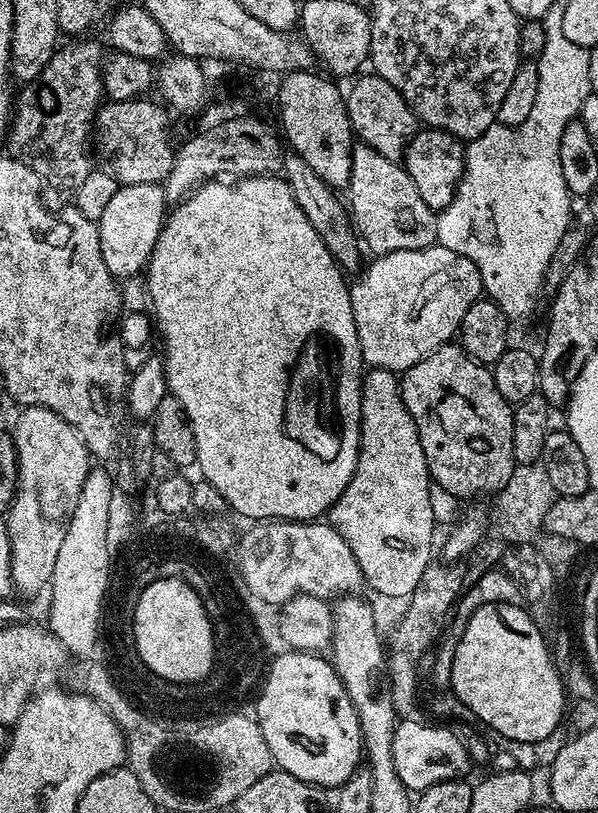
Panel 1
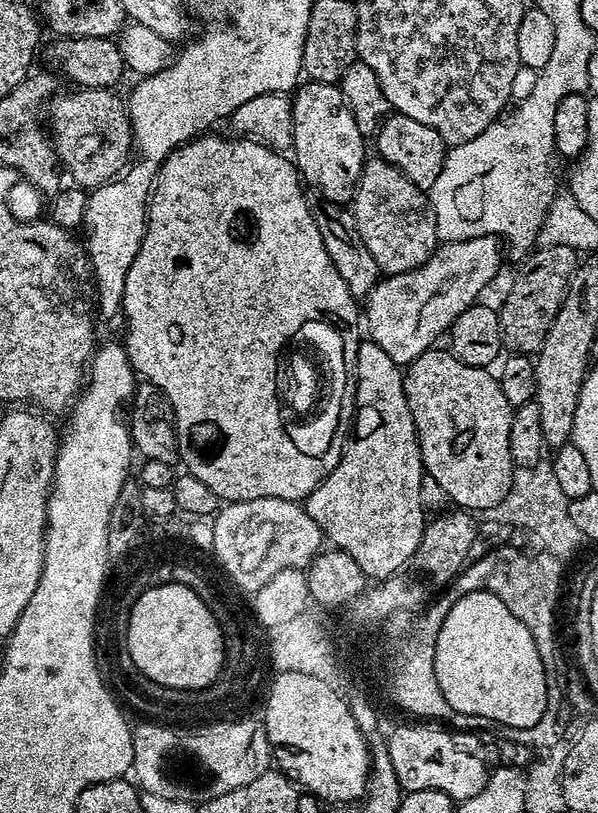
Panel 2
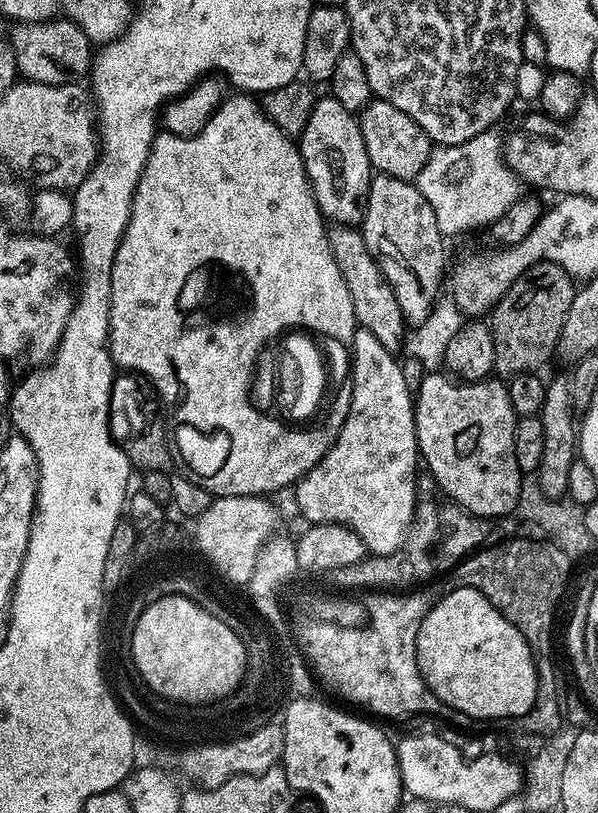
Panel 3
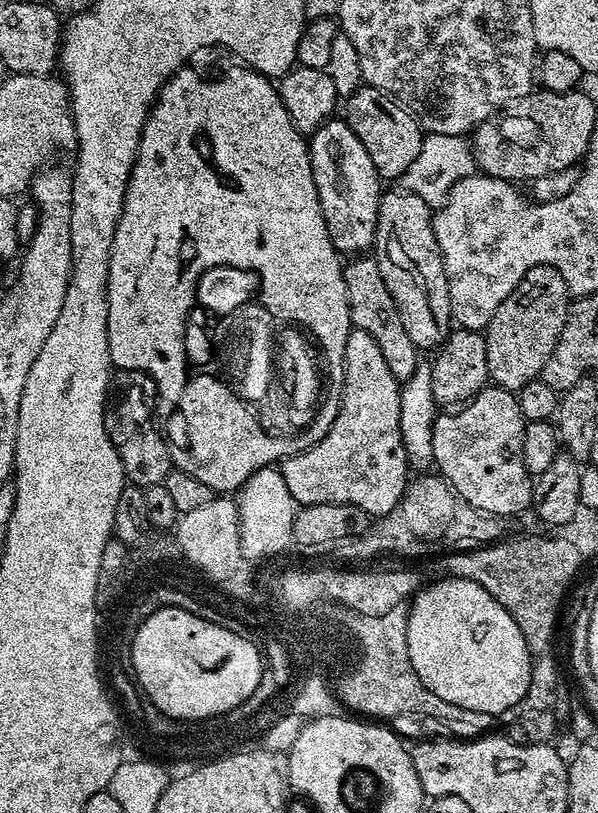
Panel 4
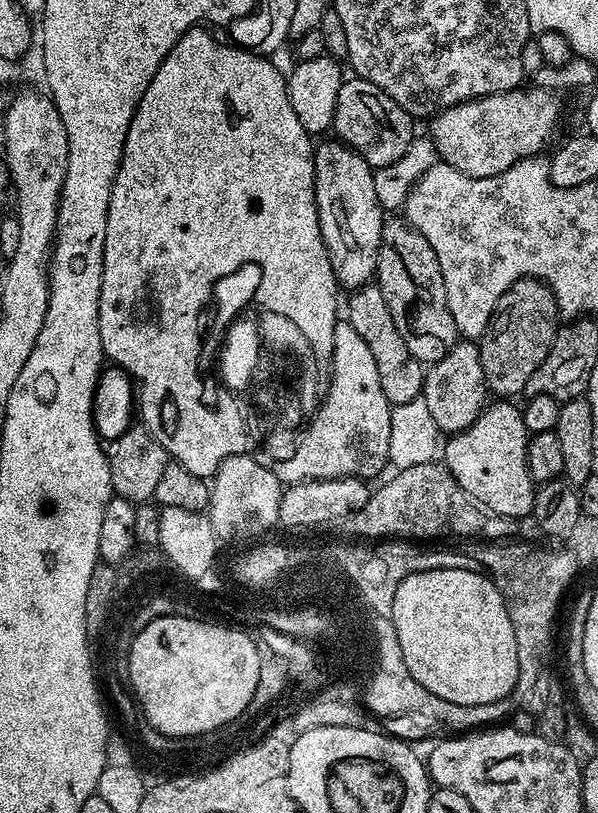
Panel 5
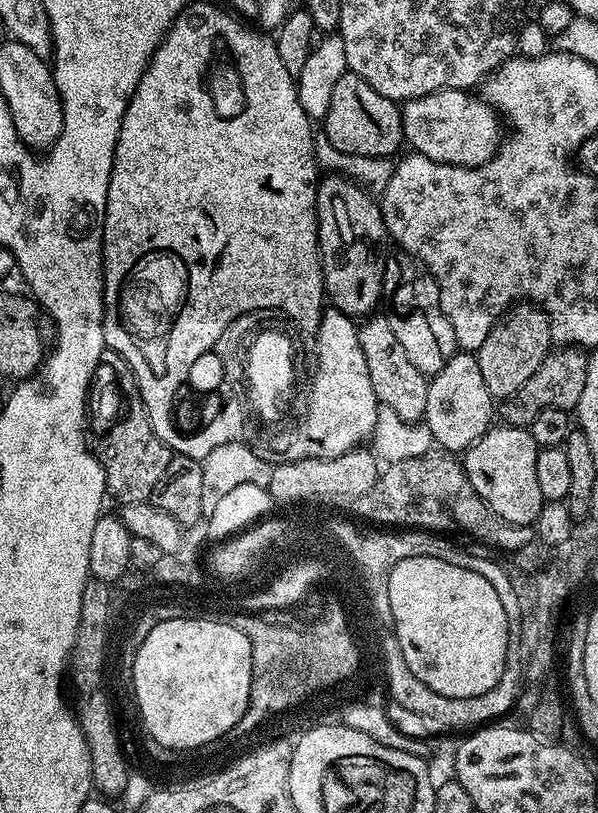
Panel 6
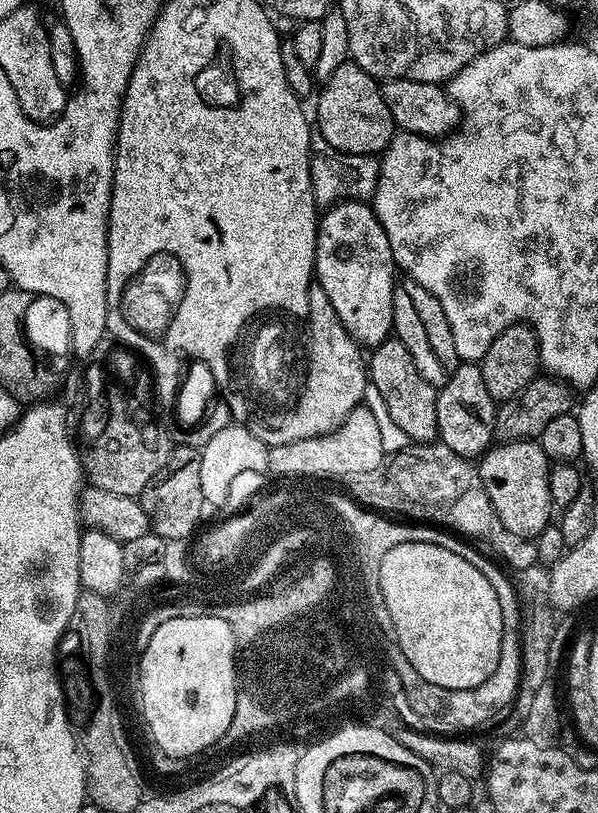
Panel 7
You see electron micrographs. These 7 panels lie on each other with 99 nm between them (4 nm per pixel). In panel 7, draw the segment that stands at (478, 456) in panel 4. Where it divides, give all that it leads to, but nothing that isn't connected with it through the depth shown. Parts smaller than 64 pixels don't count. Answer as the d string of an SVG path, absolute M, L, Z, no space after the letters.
M535 439L497 443L479 457L478 467L486 494L490 494L490 502L494 502L494 510L498 510L498 518L502 518L506 530L536 538L553 523L554 505L548 481L550 461Z

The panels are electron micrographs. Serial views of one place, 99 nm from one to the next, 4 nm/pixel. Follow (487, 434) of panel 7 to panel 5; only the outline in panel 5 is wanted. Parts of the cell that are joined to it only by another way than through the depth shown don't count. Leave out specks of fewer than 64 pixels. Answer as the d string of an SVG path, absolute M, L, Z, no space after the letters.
M457 339L456 345L446 354L446 358L442 358L425 371L422 397L441 433L455 434L466 430L486 407L490 393L483 378L479 348L479 343Z

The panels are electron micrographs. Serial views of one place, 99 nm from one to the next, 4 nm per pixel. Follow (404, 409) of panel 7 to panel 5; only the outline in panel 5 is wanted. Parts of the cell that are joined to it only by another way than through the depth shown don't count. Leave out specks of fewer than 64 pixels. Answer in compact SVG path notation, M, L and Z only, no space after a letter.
M372 282L357 288L348 300L348 316L346 322L354 326L366 346L370 346L370 355L378 366L378 378L382 381L382 390L391 405L402 405L413 402L422 396L424 391L425 365L420 363L414 354L410 354L402 334L398 334L398 326L394 326L394 314L390 314L388 300L382 298L382 290Z

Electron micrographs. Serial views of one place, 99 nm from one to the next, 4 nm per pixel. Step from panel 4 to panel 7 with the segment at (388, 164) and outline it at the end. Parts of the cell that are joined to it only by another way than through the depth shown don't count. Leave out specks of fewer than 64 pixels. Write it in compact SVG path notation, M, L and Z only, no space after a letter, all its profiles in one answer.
M349 58L342 66L338 66L338 70L334 70L334 74L330 74L328 80L323 81L321 88L318 92L320 101L316 104L316 116L314 112L318 135L330 142L334 150L346 154L376 156L383 153L398 129L376 77L366 74L362 66Z

